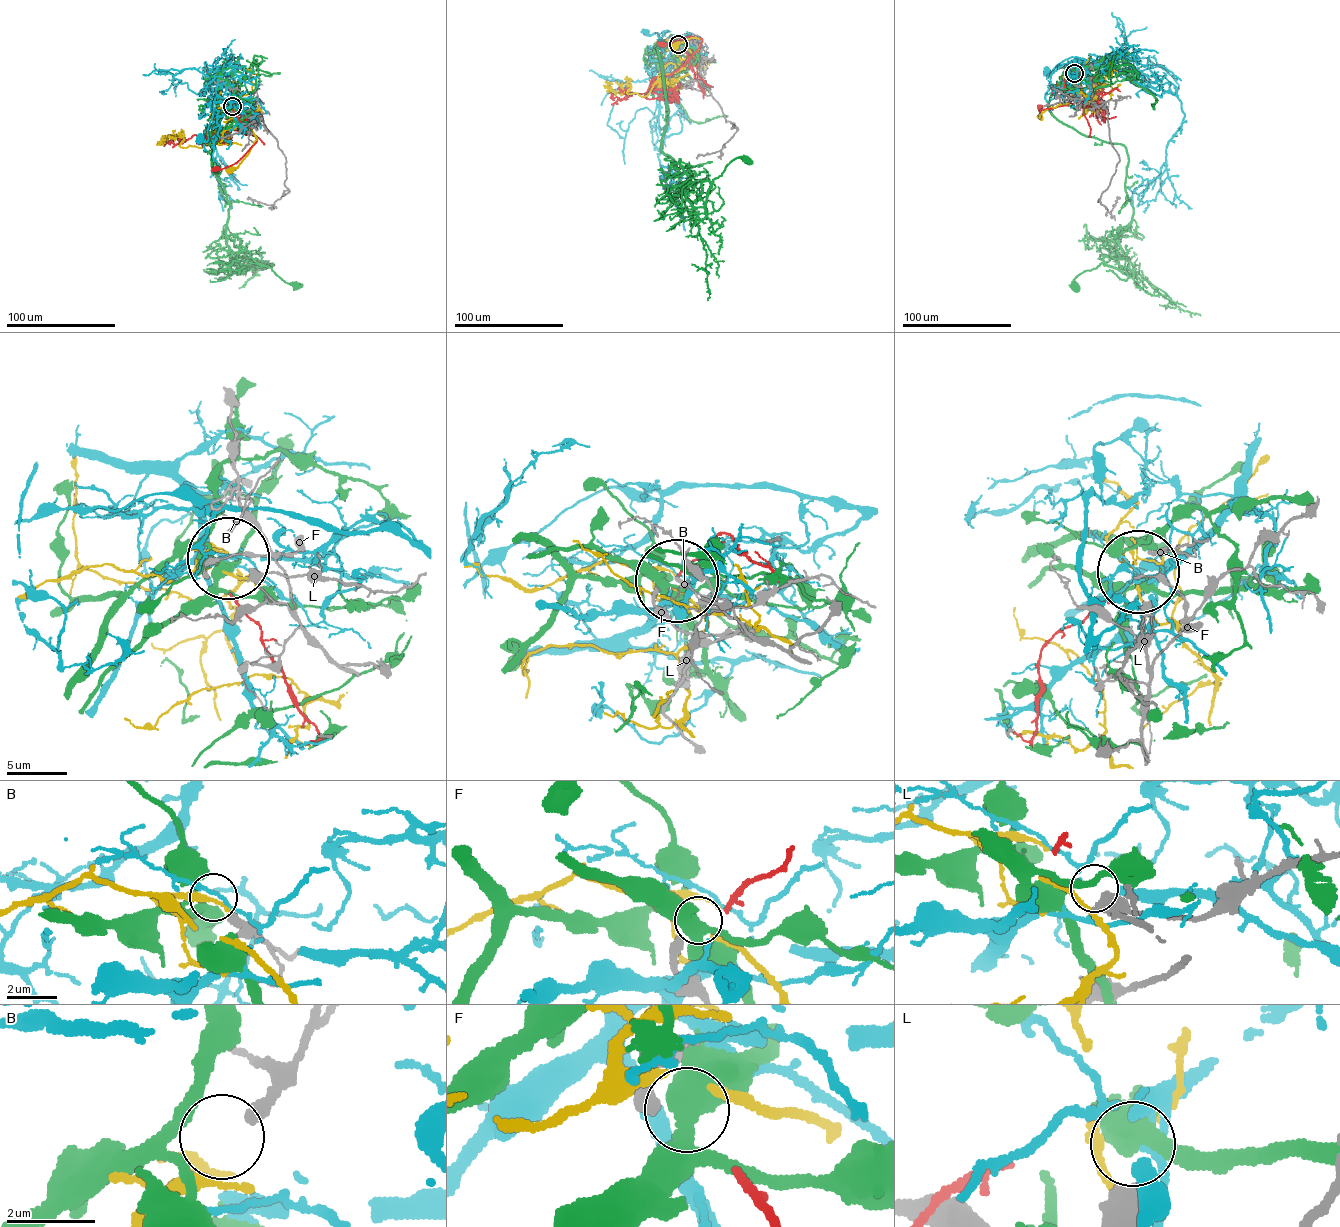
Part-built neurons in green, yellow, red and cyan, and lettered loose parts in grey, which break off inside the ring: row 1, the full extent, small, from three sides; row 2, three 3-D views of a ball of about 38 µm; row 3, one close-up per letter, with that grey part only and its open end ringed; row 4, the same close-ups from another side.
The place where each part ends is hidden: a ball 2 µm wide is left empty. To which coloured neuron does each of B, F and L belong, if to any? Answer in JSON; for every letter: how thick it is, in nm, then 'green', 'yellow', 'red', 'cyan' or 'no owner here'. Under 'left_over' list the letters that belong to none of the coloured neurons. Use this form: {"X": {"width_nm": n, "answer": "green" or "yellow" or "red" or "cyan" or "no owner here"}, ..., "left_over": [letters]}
{"B": {"width_nm": 280, "answer": "yellow"}, "F": {"width_nm": 300, "answer": "no owner here"}, "L": {"width_nm": 650, "answer": "no owner here"}, "left_over": ["F", "L"]}

